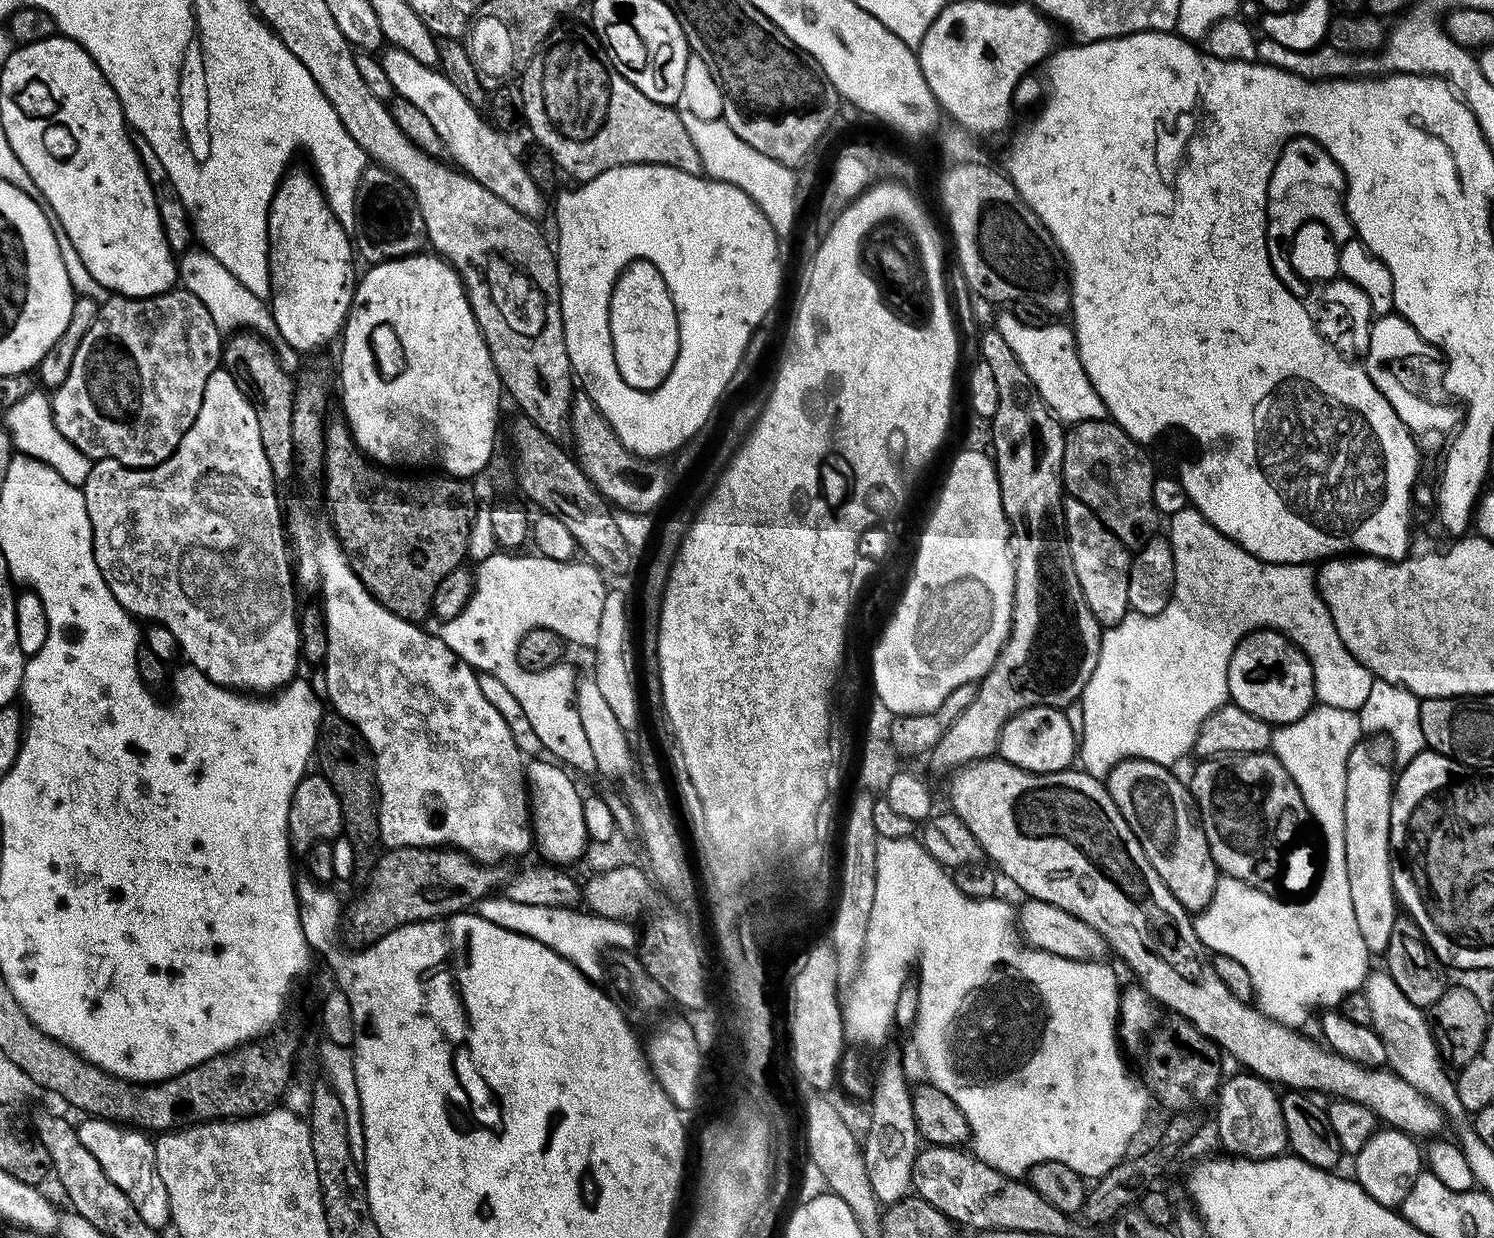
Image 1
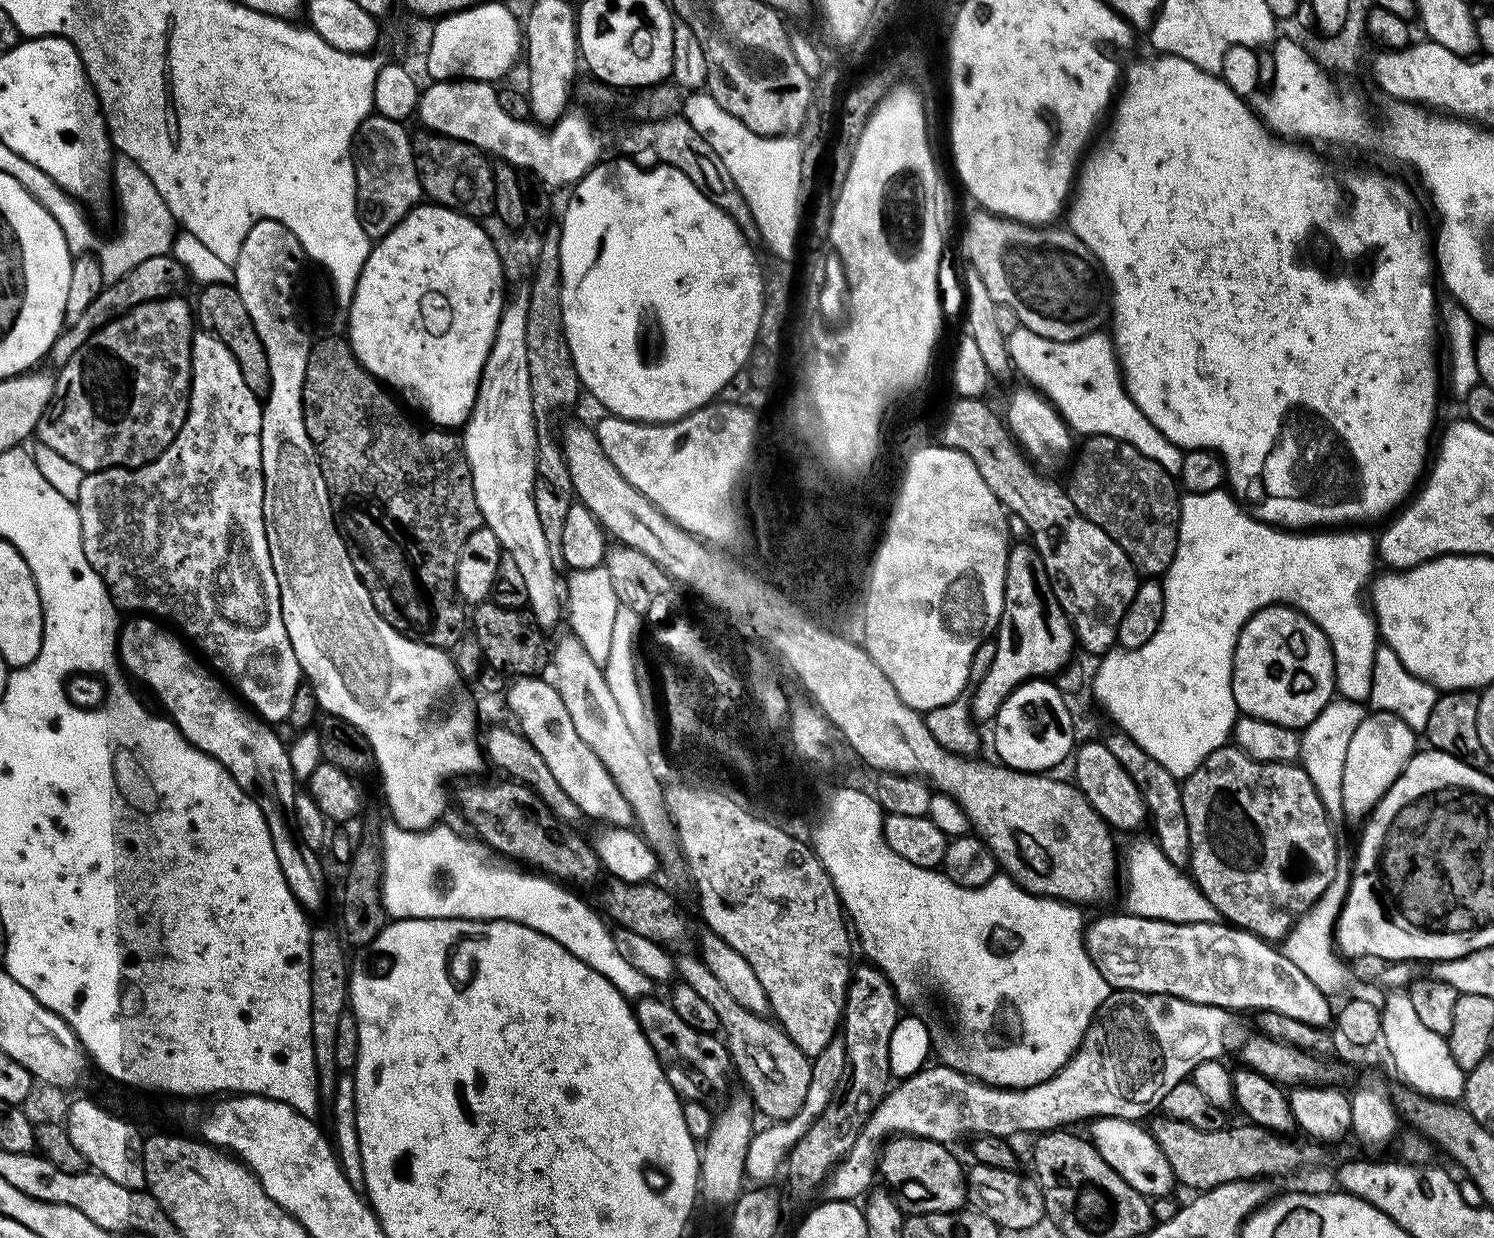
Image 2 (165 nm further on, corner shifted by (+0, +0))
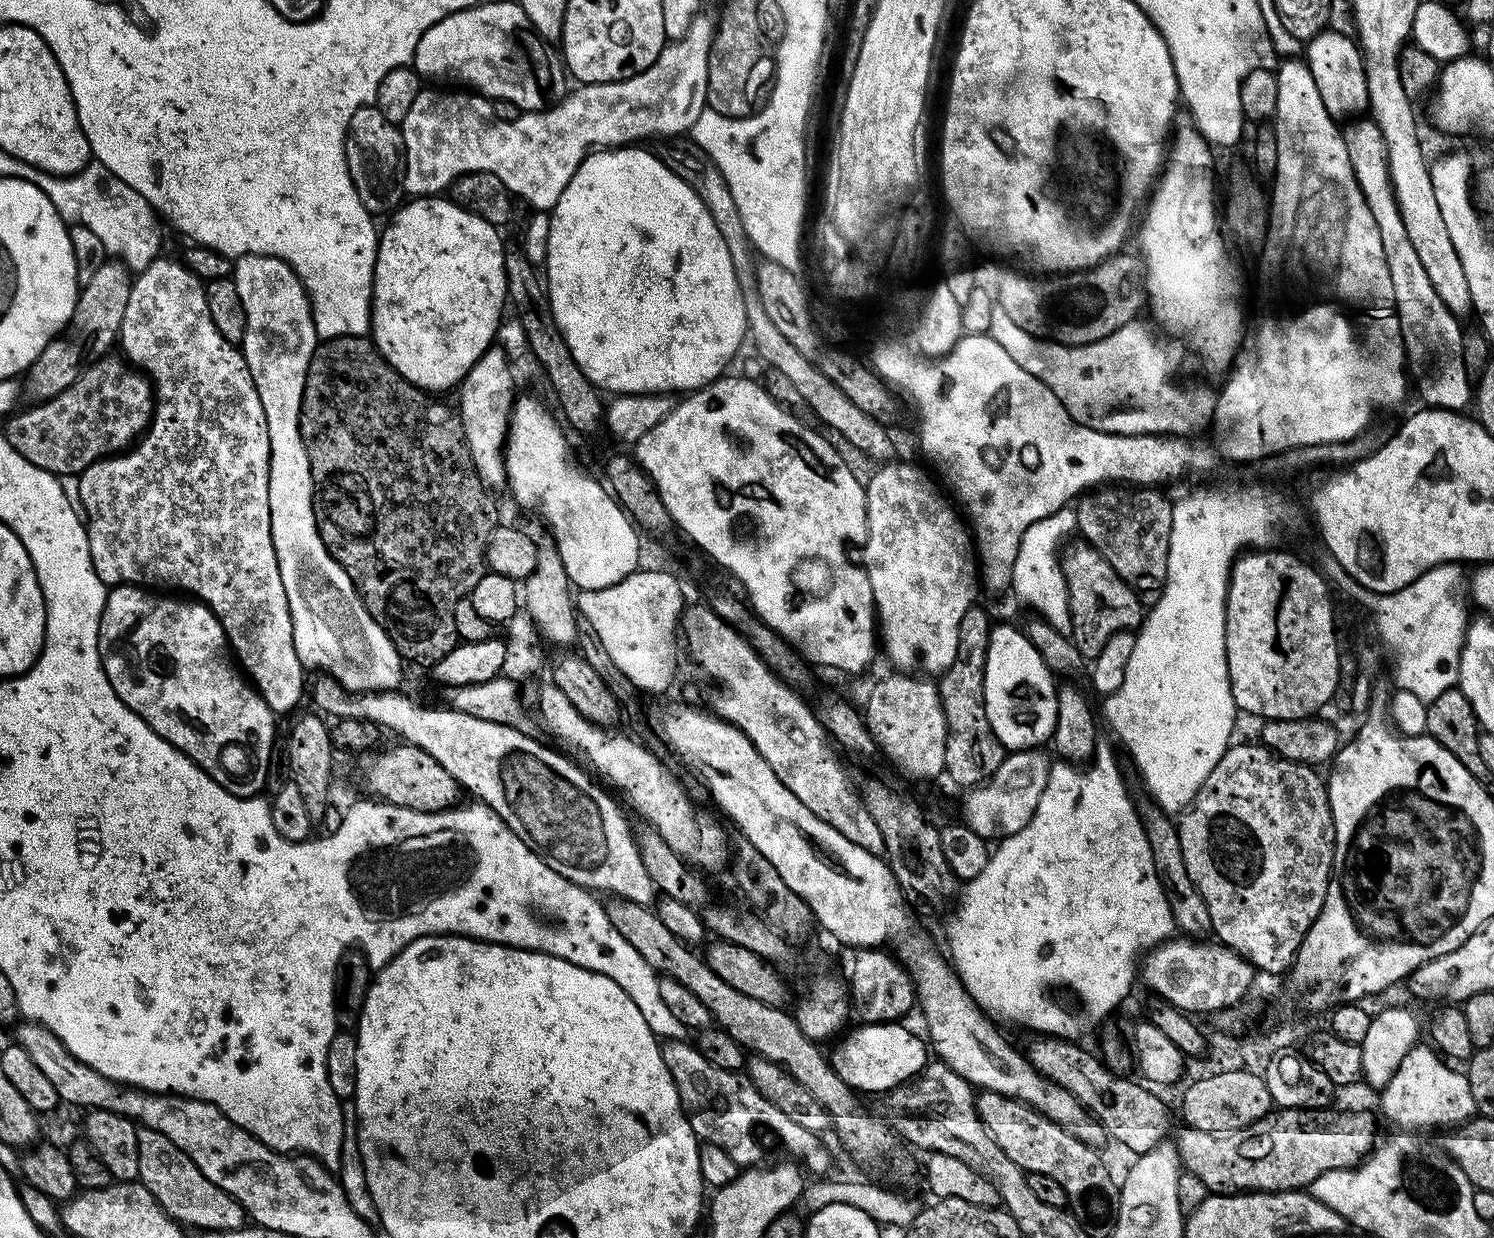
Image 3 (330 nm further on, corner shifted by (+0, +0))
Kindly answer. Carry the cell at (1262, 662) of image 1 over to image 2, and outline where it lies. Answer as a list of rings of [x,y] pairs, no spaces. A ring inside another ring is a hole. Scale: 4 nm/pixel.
[[[1272,604],[1269,608],[1259,608],[1244,623],[1242,630],[1238,634],[1238,642],[1232,655],[1232,689],[1234,690],[1234,702],[1243,715],[1262,718],[1266,722],[1274,722],[1278,726],[1286,726],[1287,728],[1297,730],[1307,728],[1310,722],[1314,722],[1314,718],[1318,718],[1318,714],[1327,704],[1333,703],[1334,693],[1336,692],[1336,663],[1332,657],[1332,647],[1326,638],[1326,634],[1322,634],[1320,627],[1311,618],[1306,614],[1302,614],[1298,609],[1291,608],[1289,604]]]

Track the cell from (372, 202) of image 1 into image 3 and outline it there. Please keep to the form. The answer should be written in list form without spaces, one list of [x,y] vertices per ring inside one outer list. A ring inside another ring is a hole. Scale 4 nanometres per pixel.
[[[375,106],[360,108],[348,123],[344,153],[350,178],[358,190],[358,198],[362,198],[364,205],[373,214],[391,213],[394,208],[394,204],[391,204],[392,195],[395,194],[396,188],[398,192],[404,166],[404,139],[399,127],[391,124]]]

